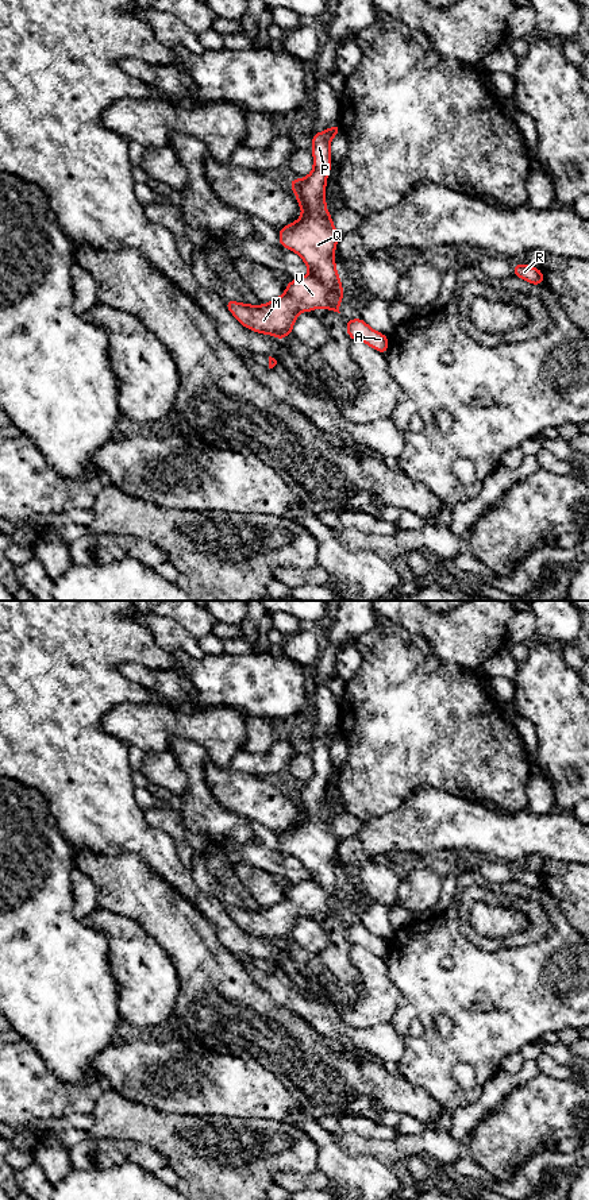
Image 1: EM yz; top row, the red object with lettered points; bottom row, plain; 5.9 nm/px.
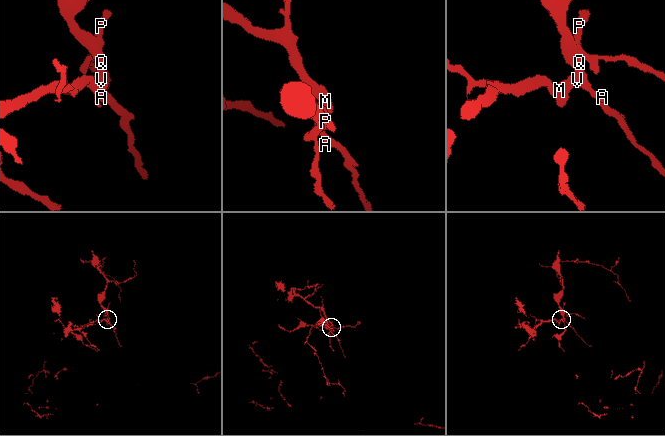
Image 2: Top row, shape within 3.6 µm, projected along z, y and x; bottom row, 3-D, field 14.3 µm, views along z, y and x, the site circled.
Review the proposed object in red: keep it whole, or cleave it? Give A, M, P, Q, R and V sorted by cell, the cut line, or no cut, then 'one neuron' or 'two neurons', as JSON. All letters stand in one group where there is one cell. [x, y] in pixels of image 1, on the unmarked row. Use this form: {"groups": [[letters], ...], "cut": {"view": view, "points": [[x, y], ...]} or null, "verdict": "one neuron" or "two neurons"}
{"groups": [["A", "M", "P", "Q", "R", "V"]], "cut": null, "verdict": "one neuron"}

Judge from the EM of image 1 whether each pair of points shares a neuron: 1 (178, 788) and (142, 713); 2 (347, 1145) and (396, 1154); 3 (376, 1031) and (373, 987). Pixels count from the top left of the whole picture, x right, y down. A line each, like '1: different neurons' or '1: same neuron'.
1: different neurons
2: same neuron
3: different neurons

